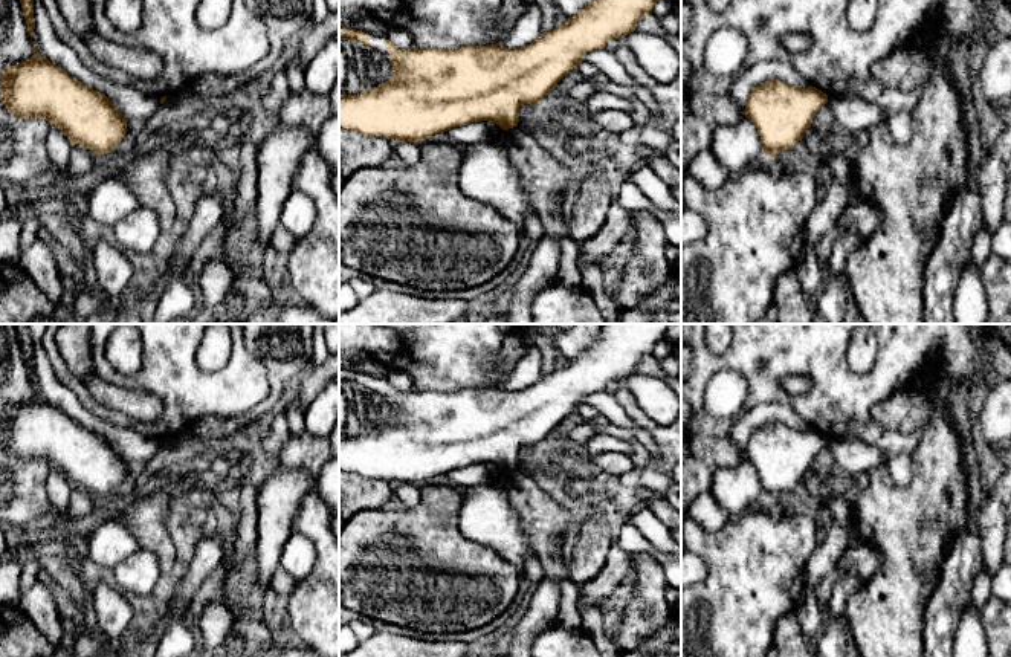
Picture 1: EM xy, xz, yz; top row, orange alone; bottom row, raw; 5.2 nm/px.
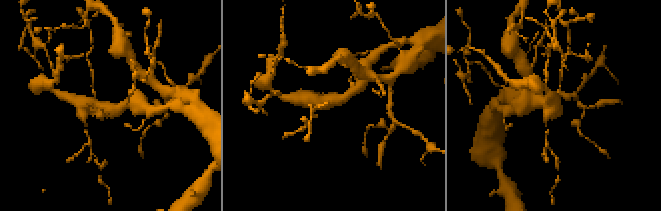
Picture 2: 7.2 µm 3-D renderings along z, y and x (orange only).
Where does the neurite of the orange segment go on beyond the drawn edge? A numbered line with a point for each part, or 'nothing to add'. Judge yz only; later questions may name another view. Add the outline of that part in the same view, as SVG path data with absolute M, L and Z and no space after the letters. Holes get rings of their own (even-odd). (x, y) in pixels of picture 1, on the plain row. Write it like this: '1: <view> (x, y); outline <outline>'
nothing to add

